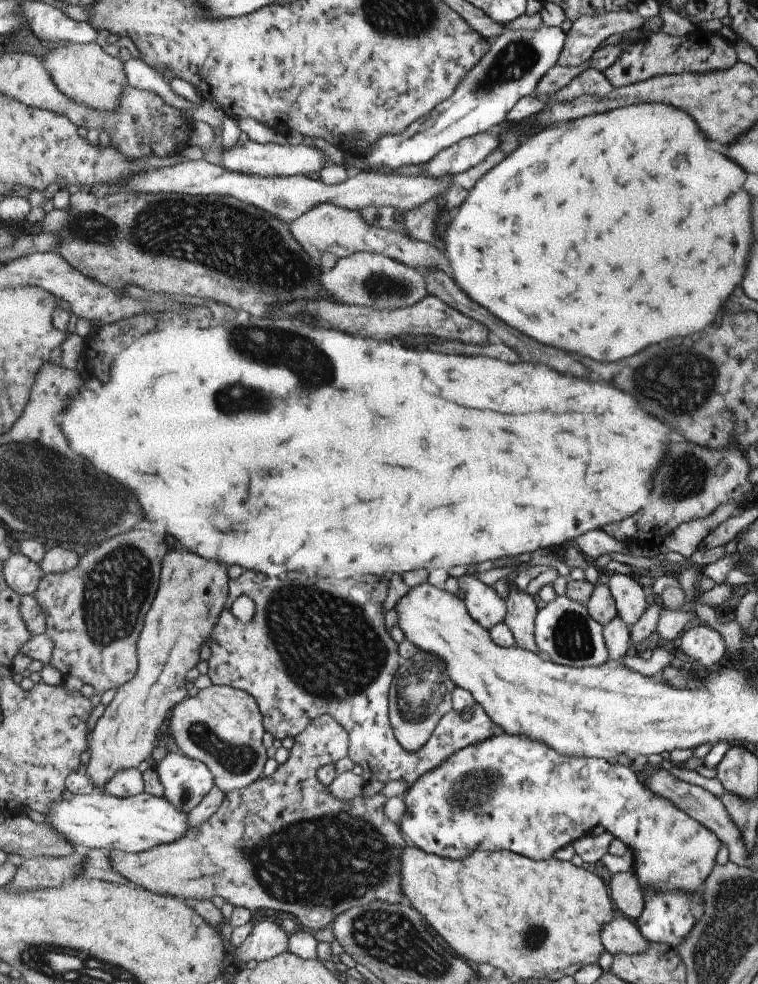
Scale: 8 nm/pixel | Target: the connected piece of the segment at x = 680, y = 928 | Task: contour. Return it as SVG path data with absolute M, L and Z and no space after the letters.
M703 886L697 888L697 892L687 894L687 892L645 892L643 896L645 906L641 910L641 914L635 920L635 926L639 928L641 936L649 942L649 944L667 944L677 948L681 942L687 940L687 936L691 934L691 930L695 928L695 924L703 918L705 906L703 906Z

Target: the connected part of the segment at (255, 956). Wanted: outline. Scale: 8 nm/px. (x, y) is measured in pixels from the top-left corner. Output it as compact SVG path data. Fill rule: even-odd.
M261 922L253 928L253 932L247 936L247 940L231 950L229 962L249 962L255 960L257 964L273 960L289 950L291 934L285 932L275 922Z

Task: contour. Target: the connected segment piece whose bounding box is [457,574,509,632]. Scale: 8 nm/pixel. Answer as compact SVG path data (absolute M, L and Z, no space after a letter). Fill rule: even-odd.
M467 574L457 580L459 590L465 592L465 604L469 606L471 616L485 626L489 632L497 626L501 626L507 620L509 604L499 596L499 592L493 586L483 584L475 576Z

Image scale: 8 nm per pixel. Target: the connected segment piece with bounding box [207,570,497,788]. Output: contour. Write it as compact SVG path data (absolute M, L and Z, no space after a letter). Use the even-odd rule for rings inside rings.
M245 570L243 576L231 580L231 594L221 620L207 642L211 646L209 662L209 678L215 686L233 686L237 690L249 692L261 706L265 714L265 728L275 738L283 740L287 736L297 738L305 732L317 718L335 716L349 732L351 732L351 752L349 758L357 766L363 768L363 778L367 784L371 780L391 782L405 780L409 788L415 786L423 776L437 770L451 756L461 752L463 748L481 744L497 734L497 722L489 716L489 712L477 704L471 708L471 720L463 720L459 710L451 710L437 732L429 740L425 748L419 752L407 752L407 748L397 738L391 720L391 692L393 682L397 680L397 672L401 670L403 658L399 656L399 644L391 638L385 626L383 604L389 594L389 582L373 576L371 582L361 580L329 580L329 578L307 578L301 572L287 572L285 576L265 576L255 570ZM251 596L257 602L257 614L251 622L241 622L233 616L231 606L237 598Z

